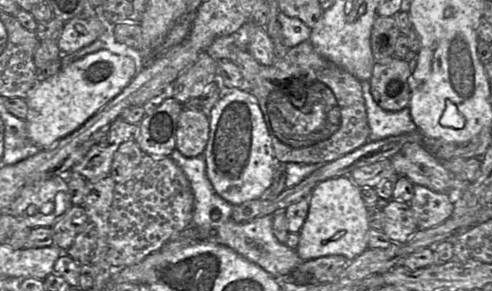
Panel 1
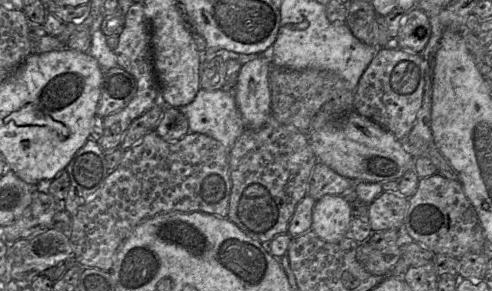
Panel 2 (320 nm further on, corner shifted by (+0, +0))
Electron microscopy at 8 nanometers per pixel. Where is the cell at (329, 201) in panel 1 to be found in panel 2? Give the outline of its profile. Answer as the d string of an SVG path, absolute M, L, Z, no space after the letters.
M325 195L314 205L311 231L325 242L338 243L349 235L352 218L350 203L342 195Z

